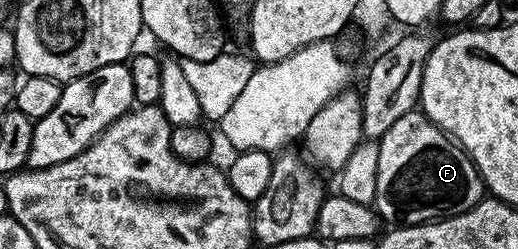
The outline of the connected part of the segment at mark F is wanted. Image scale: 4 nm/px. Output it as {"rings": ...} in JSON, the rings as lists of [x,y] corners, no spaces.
{"rings":[[[420,110],[403,114],[378,143],[379,168],[378,190],[375,211],[386,225],[432,224],[435,220],[445,220],[448,216],[458,216],[471,210],[486,195],[485,183],[481,181],[479,170],[471,157],[461,149],[453,137],[437,124],[432,124]]]}

